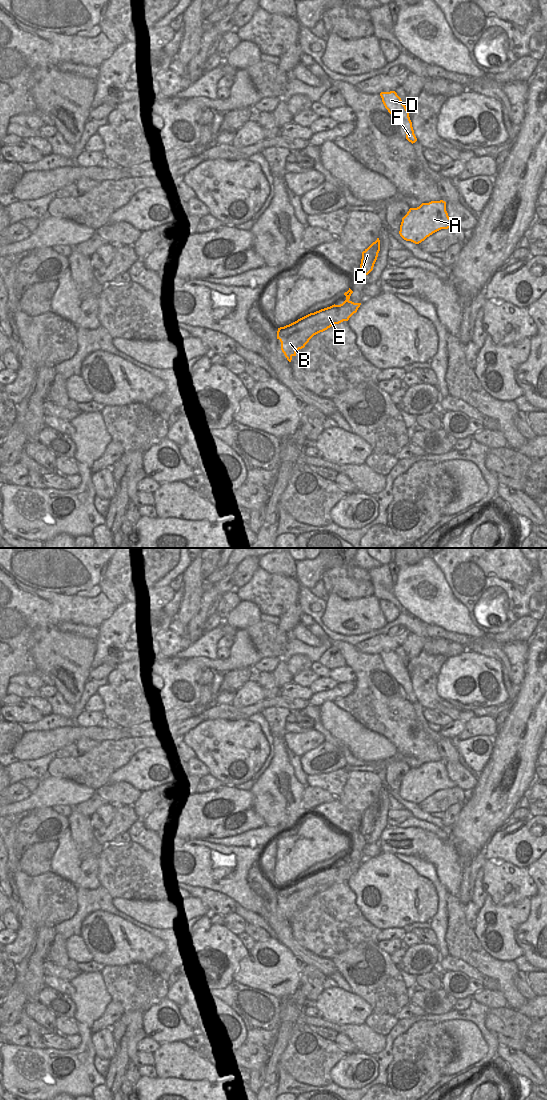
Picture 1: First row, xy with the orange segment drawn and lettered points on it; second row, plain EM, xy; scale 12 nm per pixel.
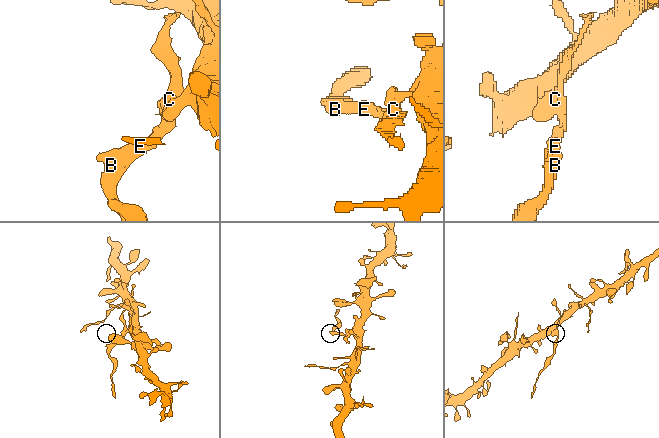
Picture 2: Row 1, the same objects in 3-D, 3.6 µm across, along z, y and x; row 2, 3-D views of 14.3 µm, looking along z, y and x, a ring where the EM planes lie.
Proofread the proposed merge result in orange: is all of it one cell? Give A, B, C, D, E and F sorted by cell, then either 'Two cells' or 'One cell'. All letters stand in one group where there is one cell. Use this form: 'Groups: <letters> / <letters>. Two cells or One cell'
Groups: A C D F / B E. Two cells

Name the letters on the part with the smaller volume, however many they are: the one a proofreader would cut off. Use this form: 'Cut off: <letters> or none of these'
Cut off: B, E

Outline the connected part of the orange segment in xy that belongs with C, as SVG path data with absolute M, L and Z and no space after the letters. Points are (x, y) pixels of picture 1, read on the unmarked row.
M371 807L365 809L362 812L362 819L361 819L359 832L363 836L368 835L373 830L376 820L377 820L377 808Z

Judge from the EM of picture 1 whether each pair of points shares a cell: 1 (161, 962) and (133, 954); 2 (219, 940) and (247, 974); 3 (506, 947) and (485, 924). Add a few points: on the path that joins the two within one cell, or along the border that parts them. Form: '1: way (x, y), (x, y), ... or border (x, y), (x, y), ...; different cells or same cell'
1: border (162, 953), (154, 956), (146, 963); different cells
2: border (249, 951), (240, 961), (233, 979); different cells
3: way (503, 941), (491, 930); same cell

